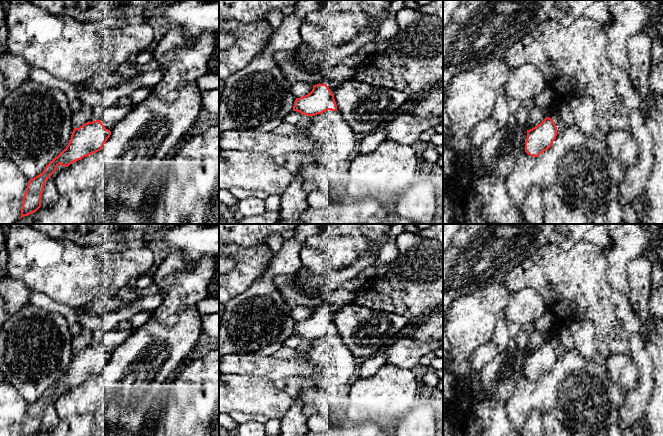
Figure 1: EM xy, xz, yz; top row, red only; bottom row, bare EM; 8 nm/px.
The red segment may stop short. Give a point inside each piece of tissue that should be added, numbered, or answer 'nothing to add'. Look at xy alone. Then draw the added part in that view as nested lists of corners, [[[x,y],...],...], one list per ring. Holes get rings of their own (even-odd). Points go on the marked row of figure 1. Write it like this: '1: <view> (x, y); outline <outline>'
1: xy (112, 115); outline [[[133,105],[130,106],[110,106],[104,109],[103,116],[100,119],[104,127],[110,131],[115,125],[119,123],[126,114],[132,110]]]

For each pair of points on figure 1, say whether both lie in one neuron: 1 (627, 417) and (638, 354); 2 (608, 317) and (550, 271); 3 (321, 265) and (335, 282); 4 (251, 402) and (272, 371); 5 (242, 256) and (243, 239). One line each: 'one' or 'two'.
1: one
2: one
3: one
4: two
5: two

